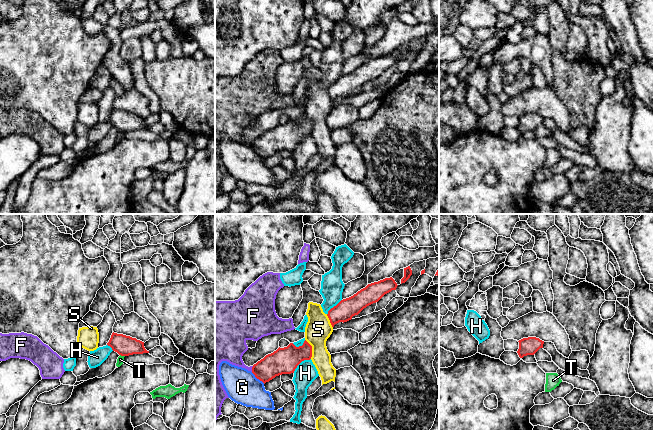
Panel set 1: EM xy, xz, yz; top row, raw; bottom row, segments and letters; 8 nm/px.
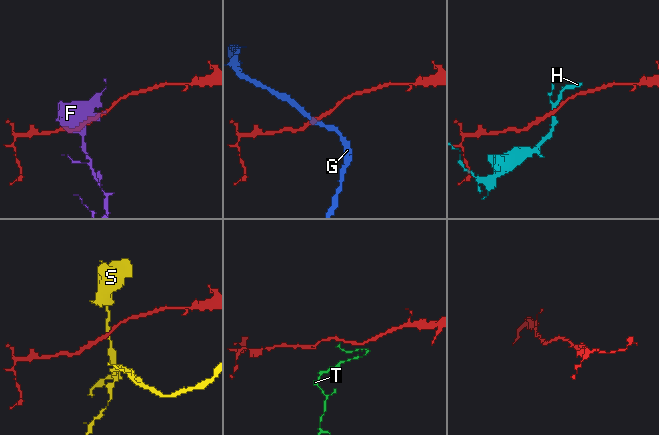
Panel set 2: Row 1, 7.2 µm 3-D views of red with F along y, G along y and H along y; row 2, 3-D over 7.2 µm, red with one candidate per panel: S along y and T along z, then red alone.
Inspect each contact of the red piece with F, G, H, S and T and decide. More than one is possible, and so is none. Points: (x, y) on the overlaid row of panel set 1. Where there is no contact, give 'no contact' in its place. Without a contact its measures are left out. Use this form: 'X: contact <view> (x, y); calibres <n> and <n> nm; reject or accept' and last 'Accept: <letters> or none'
F: contact xz (252, 369); calibres 200 and 240 nm; reject
G: contact xz (258, 378); calibres 200 and 260 nm; reject
H: contact xz (300, 362); calibres 220 and 170 nm; reject
S: contact xz (311, 349); calibres 220 and 220 nm; reject
T: contact xy (122, 355); calibres 160 and 50 nm; reject
Accept: none

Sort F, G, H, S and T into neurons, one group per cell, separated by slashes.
F / G / H / S / T

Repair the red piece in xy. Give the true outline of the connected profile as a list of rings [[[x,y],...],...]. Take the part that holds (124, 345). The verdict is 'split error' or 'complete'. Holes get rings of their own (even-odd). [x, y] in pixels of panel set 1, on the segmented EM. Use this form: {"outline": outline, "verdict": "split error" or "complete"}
{"outline": [[[112,333],[108,346],[121,356],[149,353],[144,347],[144,342],[123,334]]], "verdict": "complete"}

